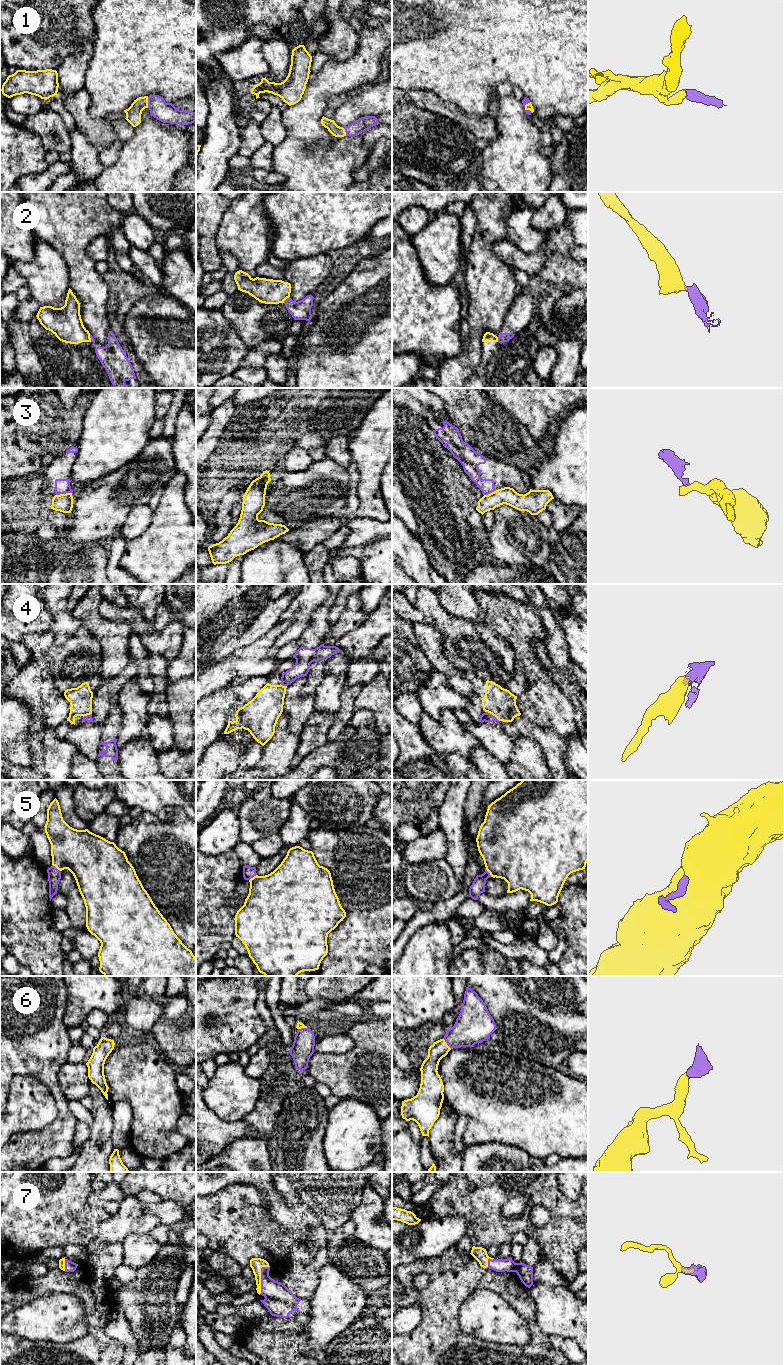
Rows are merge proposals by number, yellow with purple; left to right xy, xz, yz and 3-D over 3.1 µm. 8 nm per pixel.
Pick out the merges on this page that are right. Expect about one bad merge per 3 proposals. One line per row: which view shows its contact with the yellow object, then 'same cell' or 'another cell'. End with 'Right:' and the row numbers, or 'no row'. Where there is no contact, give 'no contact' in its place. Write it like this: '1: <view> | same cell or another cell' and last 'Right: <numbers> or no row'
1: xy | same cell
2: xz | another cell
3: xy | another cell
4: yz | another cell
5: xy | same cell
6: yz | same cell
7: xz | same cell
Right: 1, 5, 6, 7

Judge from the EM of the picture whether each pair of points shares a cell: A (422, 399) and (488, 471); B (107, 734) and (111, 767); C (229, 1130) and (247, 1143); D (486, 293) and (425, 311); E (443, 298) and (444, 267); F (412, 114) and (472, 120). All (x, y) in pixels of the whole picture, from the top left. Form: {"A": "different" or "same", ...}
{"A": "same", "B": "same", "C": "different", "D": "different", "E": "different", "F": "different"}

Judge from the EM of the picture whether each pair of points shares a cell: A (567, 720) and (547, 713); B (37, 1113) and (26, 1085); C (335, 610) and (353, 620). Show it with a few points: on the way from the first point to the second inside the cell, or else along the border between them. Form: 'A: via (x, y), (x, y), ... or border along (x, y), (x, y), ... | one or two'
A: via (562, 716), (558, 713), (552, 713) | one
B: via (30, 1106), (26, 1092) | one
C: border along (351, 594), (347, 599), (344, 611), (330, 626) | two

